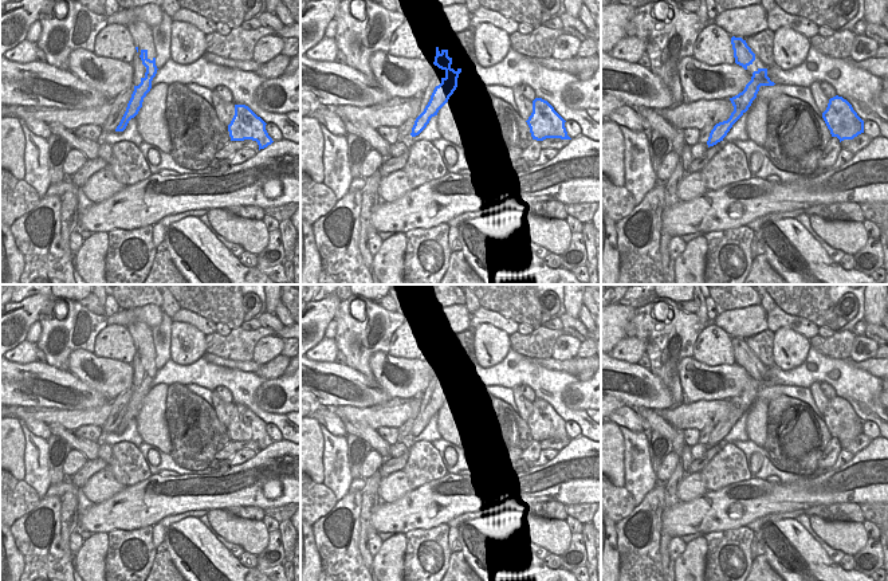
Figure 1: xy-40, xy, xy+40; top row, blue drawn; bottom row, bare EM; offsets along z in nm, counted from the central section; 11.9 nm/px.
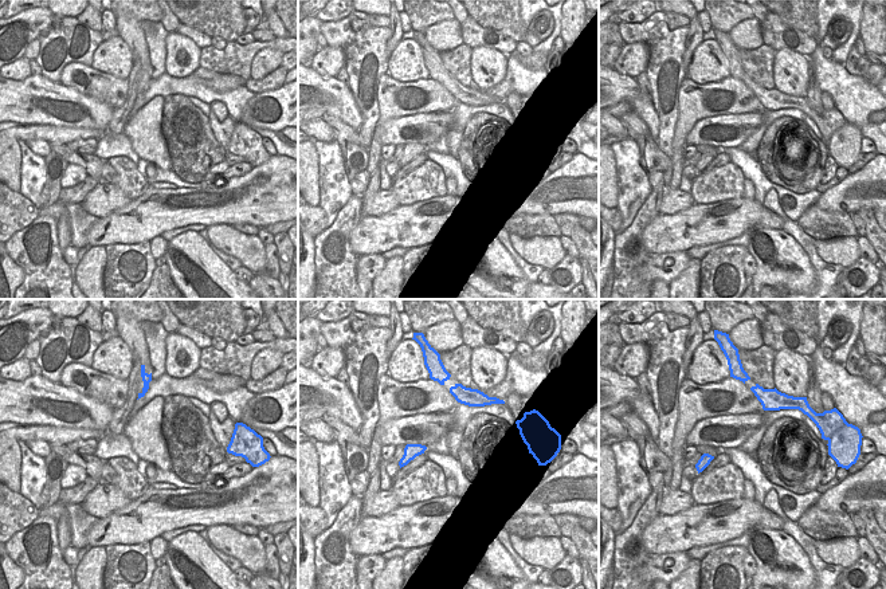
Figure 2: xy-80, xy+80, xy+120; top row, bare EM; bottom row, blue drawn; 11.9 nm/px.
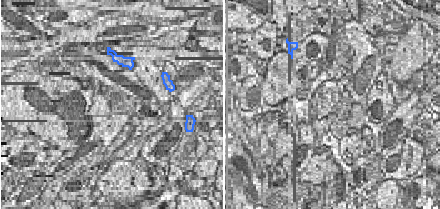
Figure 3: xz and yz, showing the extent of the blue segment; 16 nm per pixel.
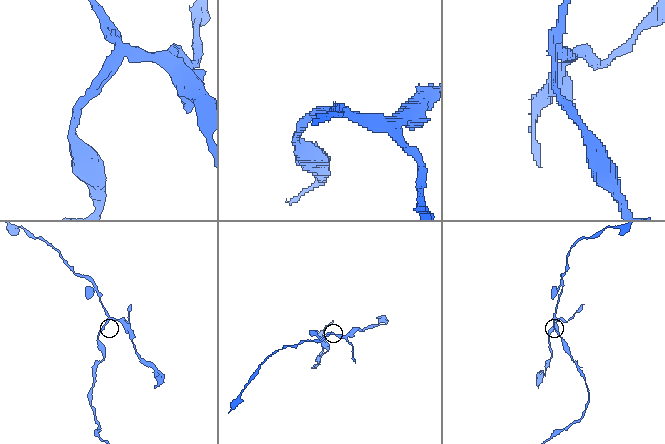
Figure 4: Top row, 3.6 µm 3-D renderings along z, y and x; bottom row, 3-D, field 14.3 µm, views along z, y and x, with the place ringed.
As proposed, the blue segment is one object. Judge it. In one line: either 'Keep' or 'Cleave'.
Cleave.

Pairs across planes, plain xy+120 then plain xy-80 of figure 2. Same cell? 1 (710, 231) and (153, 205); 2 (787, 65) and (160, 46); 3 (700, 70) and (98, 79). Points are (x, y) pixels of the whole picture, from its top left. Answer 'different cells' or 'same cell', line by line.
1: same cell
2: different cells
3: different cells

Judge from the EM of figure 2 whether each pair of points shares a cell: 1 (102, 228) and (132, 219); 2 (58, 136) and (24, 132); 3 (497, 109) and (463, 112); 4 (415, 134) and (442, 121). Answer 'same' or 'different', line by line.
1: same
2: same
3: same
4: same

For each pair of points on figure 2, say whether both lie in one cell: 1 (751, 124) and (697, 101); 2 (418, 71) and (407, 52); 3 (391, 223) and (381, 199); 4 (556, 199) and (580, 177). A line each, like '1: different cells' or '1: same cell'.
1: different cells
2: same cell
3: different cells
4: same cell

